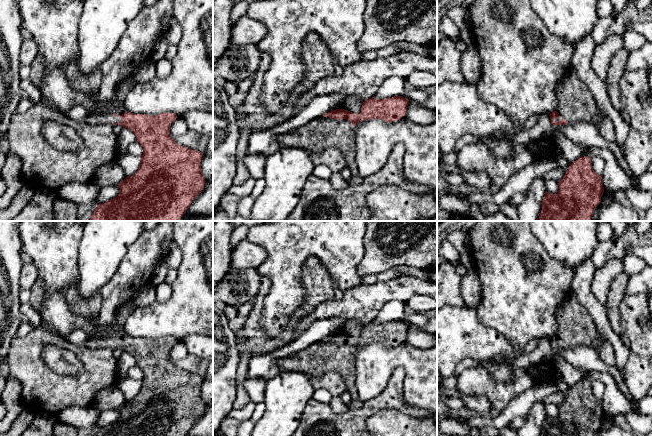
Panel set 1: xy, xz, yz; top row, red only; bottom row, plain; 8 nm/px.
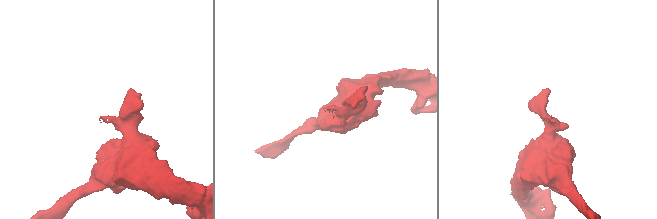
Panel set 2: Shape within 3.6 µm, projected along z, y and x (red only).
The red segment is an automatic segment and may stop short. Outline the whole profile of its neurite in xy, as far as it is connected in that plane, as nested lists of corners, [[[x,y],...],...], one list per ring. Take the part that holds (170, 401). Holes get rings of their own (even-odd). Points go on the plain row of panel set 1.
[[[130,301],[117,311],[116,327],[88,333],[86,346],[109,347],[131,353],[136,364],[143,371],[141,389],[137,396],[126,401],[120,408],[120,417],[114,423],[99,428],[94,436],[186,436],[193,424],[202,416],[205,403],[201,387],[203,377],[179,369],[170,359],[170,350],[178,342],[174,337],[161,337],[155,340],[128,336],[123,327],[136,305]]]

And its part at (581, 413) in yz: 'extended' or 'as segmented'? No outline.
as segmented

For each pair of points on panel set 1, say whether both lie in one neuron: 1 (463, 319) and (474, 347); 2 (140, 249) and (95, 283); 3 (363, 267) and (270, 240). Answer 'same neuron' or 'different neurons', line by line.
1: same neuron
2: different neurons
3: different neurons

